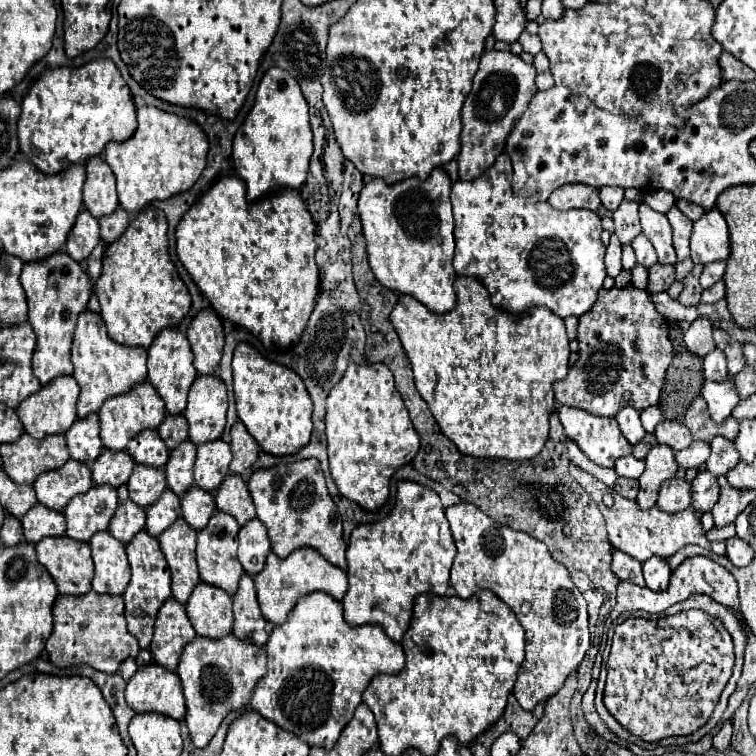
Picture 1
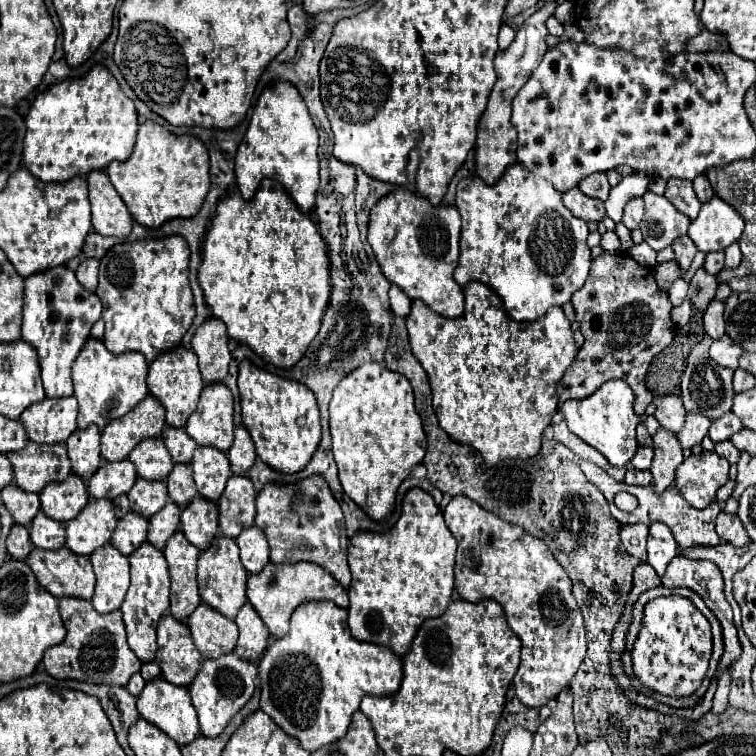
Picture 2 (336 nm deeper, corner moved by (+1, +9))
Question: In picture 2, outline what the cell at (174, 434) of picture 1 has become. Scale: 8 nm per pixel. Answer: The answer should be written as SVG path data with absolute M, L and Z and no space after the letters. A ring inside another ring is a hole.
M167 426L163 442L165 442L167 450L171 452L175 464L189 464L191 458L193 458L193 452L197 448L197 444L193 442L193 438L189 438L189 434L183 428L177 430L177 428Z

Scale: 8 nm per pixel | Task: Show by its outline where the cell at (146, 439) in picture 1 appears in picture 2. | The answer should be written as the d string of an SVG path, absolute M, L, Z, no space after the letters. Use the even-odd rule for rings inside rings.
M149 438L135 446L129 454L129 460L135 464L137 476L145 480L165 480L173 470L173 460L161 438Z

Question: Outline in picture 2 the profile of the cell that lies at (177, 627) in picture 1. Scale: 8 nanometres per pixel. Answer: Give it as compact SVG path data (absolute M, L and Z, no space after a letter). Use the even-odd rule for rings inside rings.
M171 614L163 616L159 626L157 626L157 656L155 656L155 662L161 666L163 670L163 678L175 686L183 686L187 688L195 676L199 674L201 670L201 664L203 664L203 658L201 658L201 652L195 648L193 640L191 640L191 634L189 634L189 628L185 622L179 622L175 620Z

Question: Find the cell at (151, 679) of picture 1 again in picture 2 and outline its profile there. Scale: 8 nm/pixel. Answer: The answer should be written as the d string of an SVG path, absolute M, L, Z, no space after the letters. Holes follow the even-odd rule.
M157 678L153 682L147 682L143 692L137 696L137 710L141 718L155 724L159 730L163 730L169 738L173 738L179 746L185 746L193 742L199 736L199 724L197 724L197 712L193 710L193 704L189 702L187 688L173 686L171 682L165 682L163 678Z

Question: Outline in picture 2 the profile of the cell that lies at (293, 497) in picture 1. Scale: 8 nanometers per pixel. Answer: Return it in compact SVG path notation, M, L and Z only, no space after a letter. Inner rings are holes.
M309 476L301 482L279 486L267 484L257 496L255 526L263 530L271 546L271 562L315 562L325 568L341 586L349 588L351 574L347 566L347 530L339 502L333 498L321 476Z

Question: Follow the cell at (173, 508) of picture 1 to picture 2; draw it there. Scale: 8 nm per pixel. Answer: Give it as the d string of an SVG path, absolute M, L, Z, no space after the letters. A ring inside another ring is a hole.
M167 502L165 510L155 514L153 518L149 518L147 542L151 542L155 548L163 550L167 540L179 530L179 516L181 516L181 508L173 502Z

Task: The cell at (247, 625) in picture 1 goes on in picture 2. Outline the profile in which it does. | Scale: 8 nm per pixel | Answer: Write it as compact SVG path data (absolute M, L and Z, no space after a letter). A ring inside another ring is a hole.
M247 602L239 610L235 622L239 626L239 642L237 642L235 654L249 662L259 660L263 656L263 652L267 648L267 640L269 640L269 630L263 626L263 620L253 610L253 606L249 606L249 602Z

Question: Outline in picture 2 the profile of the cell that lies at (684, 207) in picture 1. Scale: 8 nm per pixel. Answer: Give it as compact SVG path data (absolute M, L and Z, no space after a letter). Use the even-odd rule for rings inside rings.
M701 174L701 176L697 176L695 180L693 180L693 186L695 186L695 194L697 194L697 198L701 200L701 202L707 202L707 200L711 200L713 198L713 188L711 188L711 184L709 184L709 180Z

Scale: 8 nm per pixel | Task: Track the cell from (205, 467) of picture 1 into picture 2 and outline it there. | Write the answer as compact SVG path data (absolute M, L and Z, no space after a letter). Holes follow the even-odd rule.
M197 446L197 454L193 456L191 466L197 492L207 500L217 502L223 494L227 478L231 476L231 466L227 456L215 448Z

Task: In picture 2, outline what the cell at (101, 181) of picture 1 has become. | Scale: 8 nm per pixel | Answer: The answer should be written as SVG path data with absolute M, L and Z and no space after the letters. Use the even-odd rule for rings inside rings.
M93 170L87 176L87 184L93 212L93 230L101 236L125 240L131 234L133 218L121 196L115 192L109 176L103 170Z

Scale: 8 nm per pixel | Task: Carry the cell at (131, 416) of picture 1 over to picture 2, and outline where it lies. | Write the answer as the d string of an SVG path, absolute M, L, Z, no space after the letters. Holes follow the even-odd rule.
M149 394L129 414L105 426L101 434L101 454L109 462L125 460L141 440L161 436L163 426L165 410L161 402Z

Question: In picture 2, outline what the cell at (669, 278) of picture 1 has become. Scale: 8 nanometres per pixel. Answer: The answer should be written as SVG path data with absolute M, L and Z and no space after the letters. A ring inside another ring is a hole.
M663 262L663 264L659 264L659 266L655 268L655 282L657 282L659 290L667 292L669 286L671 286L677 278L681 278L681 274L683 274L683 270L677 266L677 262Z

